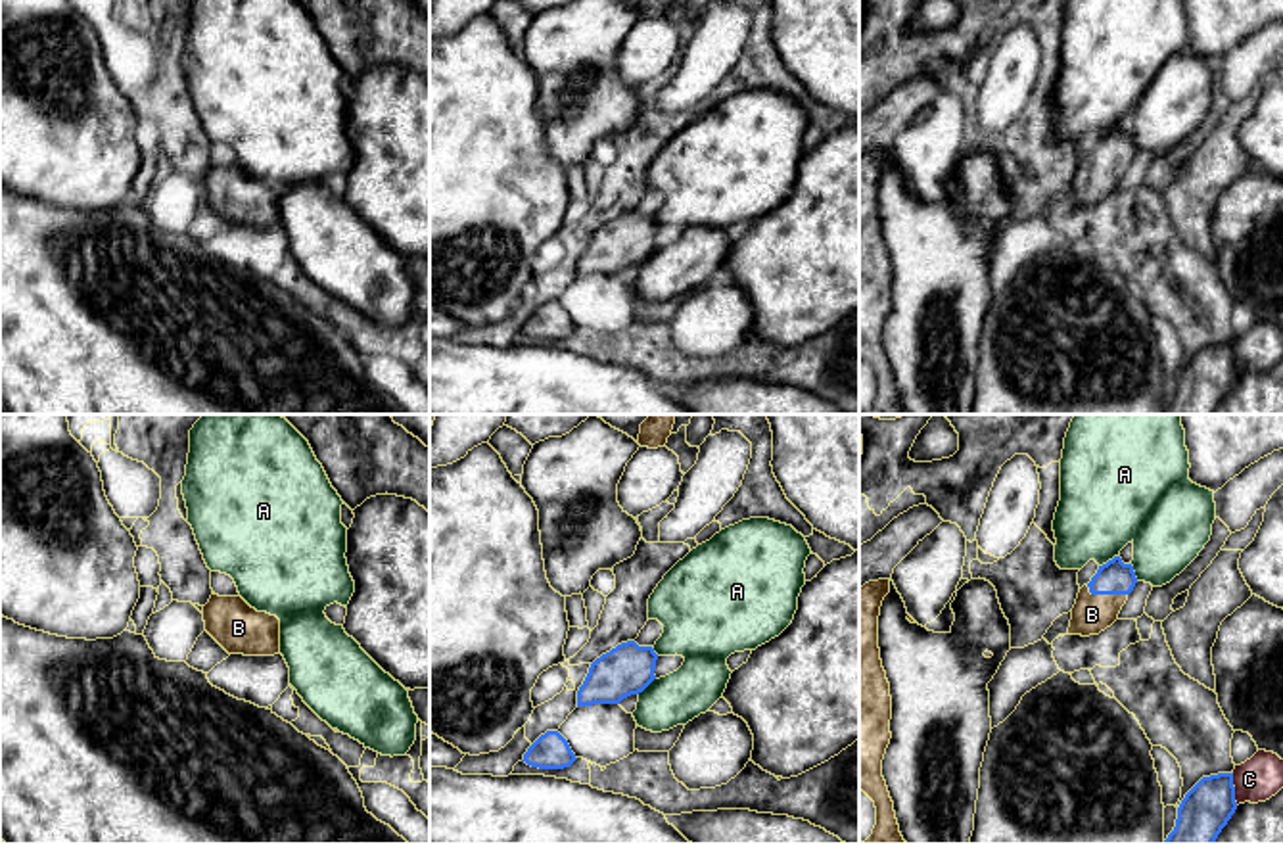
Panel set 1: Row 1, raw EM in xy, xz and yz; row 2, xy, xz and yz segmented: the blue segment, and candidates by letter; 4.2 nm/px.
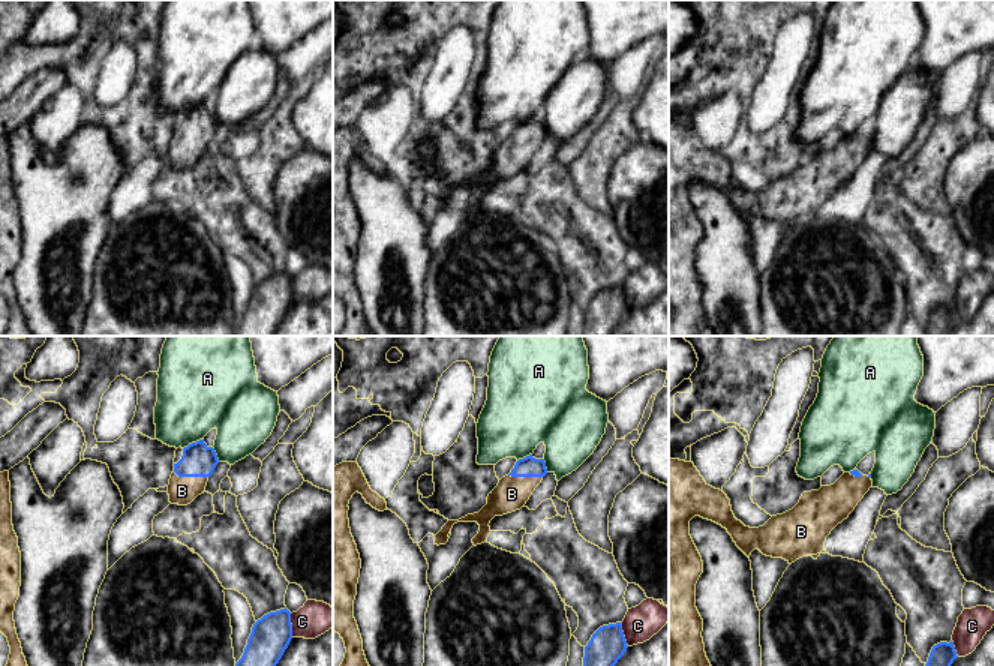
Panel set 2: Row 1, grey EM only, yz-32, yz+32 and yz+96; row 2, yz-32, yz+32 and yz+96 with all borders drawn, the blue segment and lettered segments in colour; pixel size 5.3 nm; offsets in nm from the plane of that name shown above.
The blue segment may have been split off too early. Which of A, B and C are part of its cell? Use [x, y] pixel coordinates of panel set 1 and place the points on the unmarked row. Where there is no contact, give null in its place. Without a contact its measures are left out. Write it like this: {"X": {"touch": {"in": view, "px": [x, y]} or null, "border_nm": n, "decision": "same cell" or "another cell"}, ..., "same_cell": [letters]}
{"A": {"touch": {"in": "yz", "px": [1109, 131]}, "border_nm": 100, "decision": "another cell"}, "B": {"touch": {"in": "yz", "px": [1105, 164]}, "border_nm": 180, "decision": "same cell"}, "C": {"touch": {"in": "yz", "px": [1234, 359]}, "border_nm": 140, "decision": "another cell"}, "same_cell": ["B"]}

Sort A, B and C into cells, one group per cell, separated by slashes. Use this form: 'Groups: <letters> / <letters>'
Groups: A / B / C

